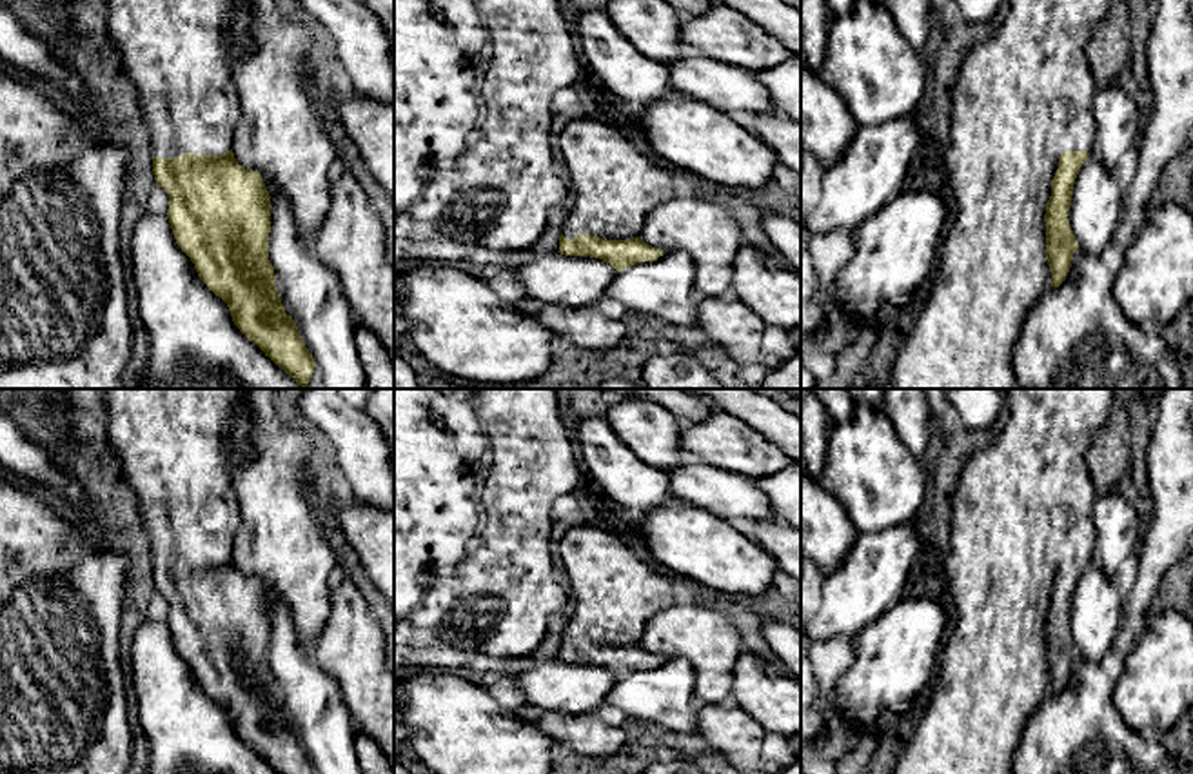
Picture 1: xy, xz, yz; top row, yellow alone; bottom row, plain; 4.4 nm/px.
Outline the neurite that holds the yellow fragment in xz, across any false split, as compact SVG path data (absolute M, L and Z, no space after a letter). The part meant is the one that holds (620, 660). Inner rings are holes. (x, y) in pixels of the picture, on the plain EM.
M572 520L559 543L574 610L561 632L565 663L599 665L617 680L663 658L641 647L646 621L674 605L672 583L612 532Z

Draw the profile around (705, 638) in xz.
M674 603L646 621L641 647L663 661L683 658L692 665L699 707L730 701L734 665L744 647L737 627L723 612Z

